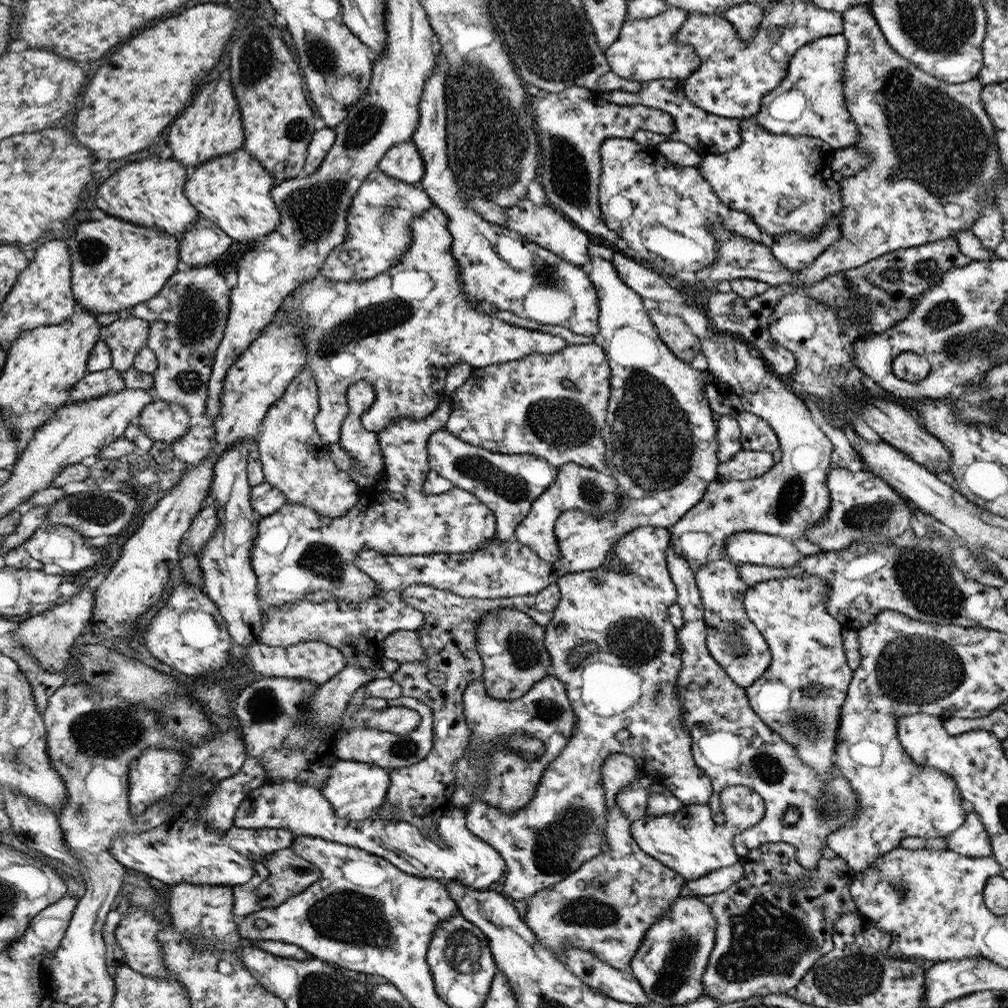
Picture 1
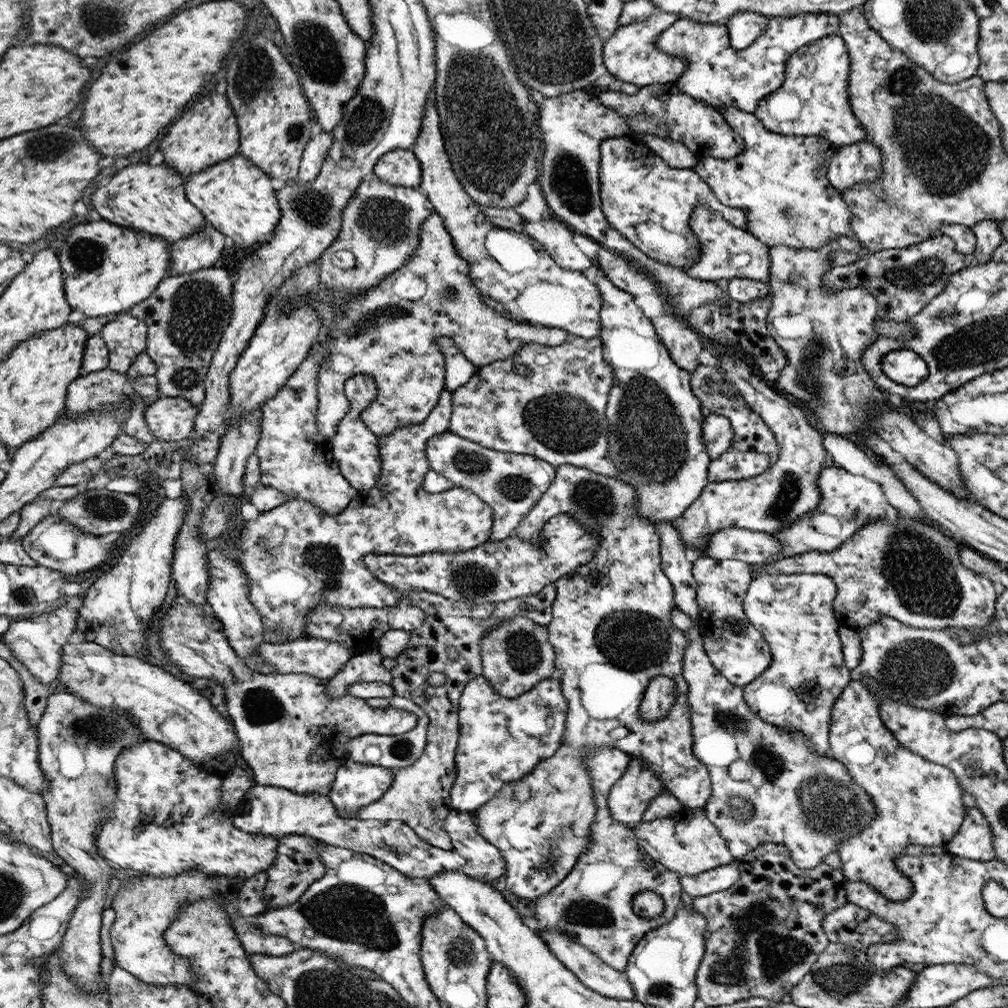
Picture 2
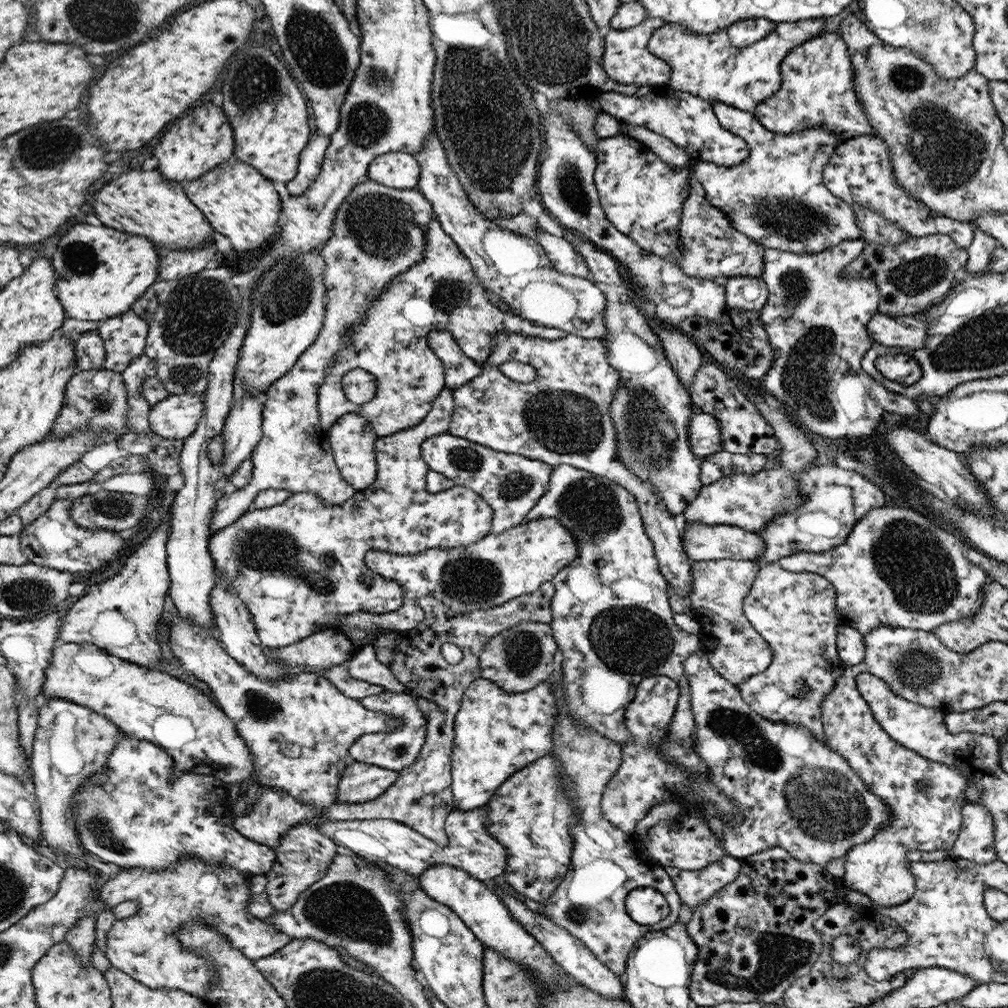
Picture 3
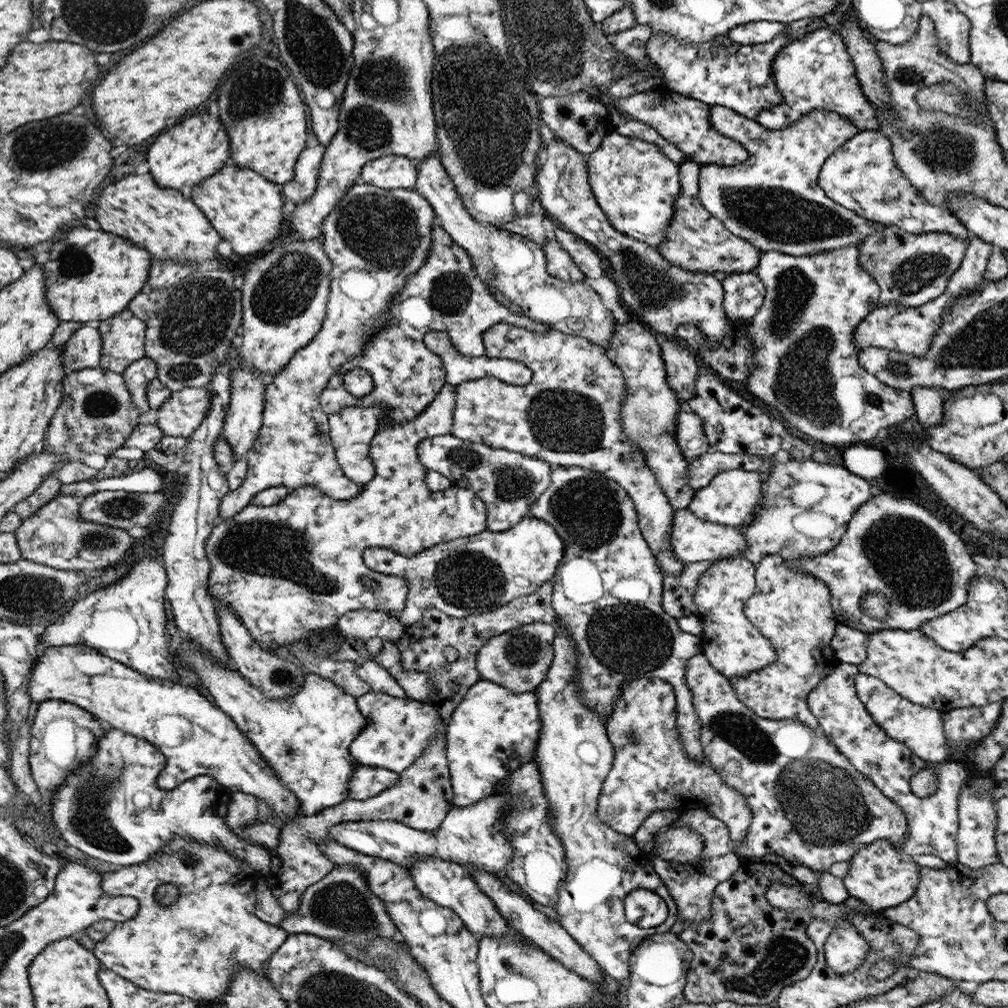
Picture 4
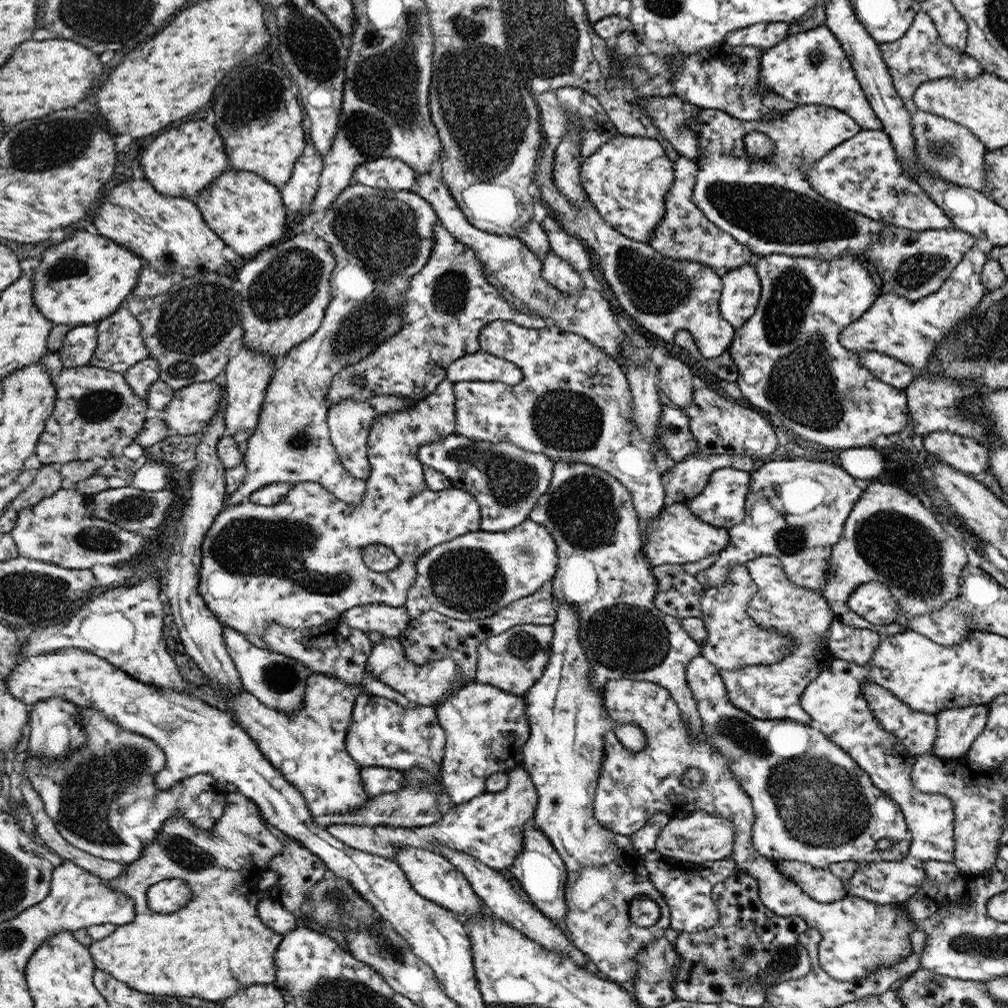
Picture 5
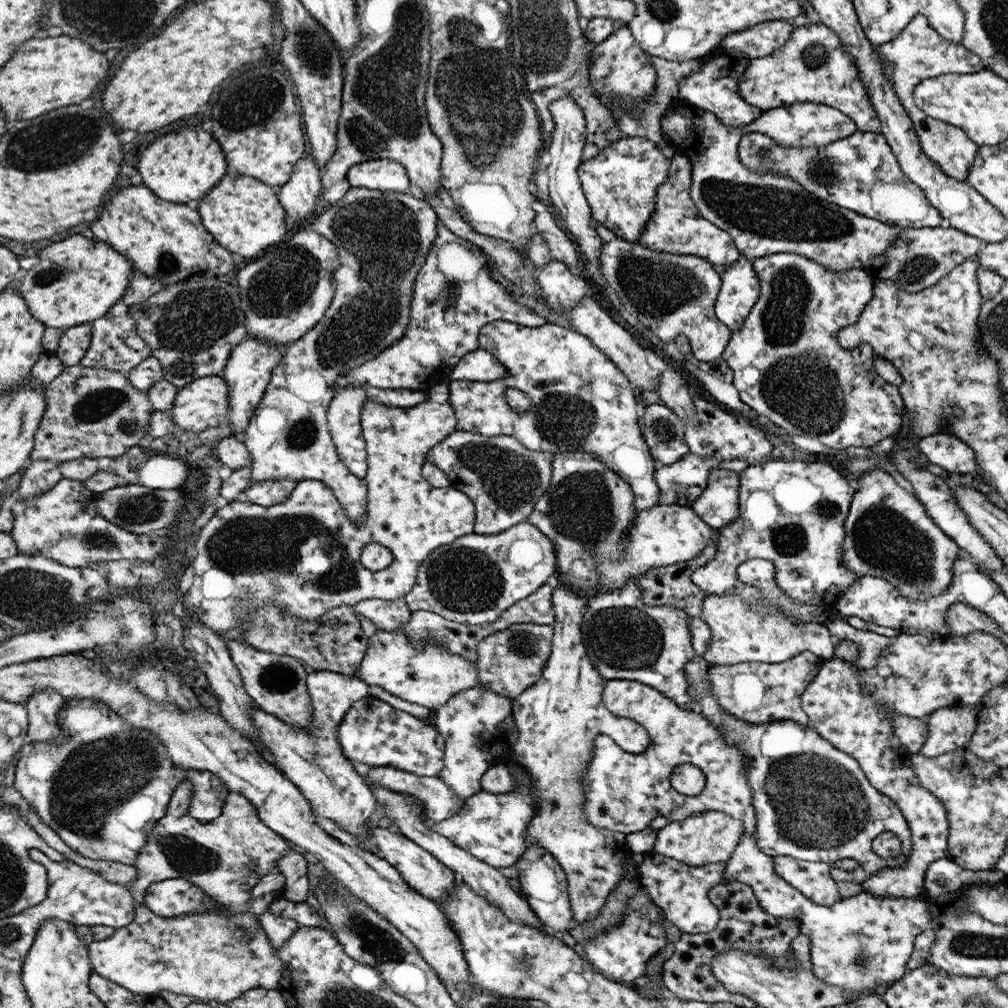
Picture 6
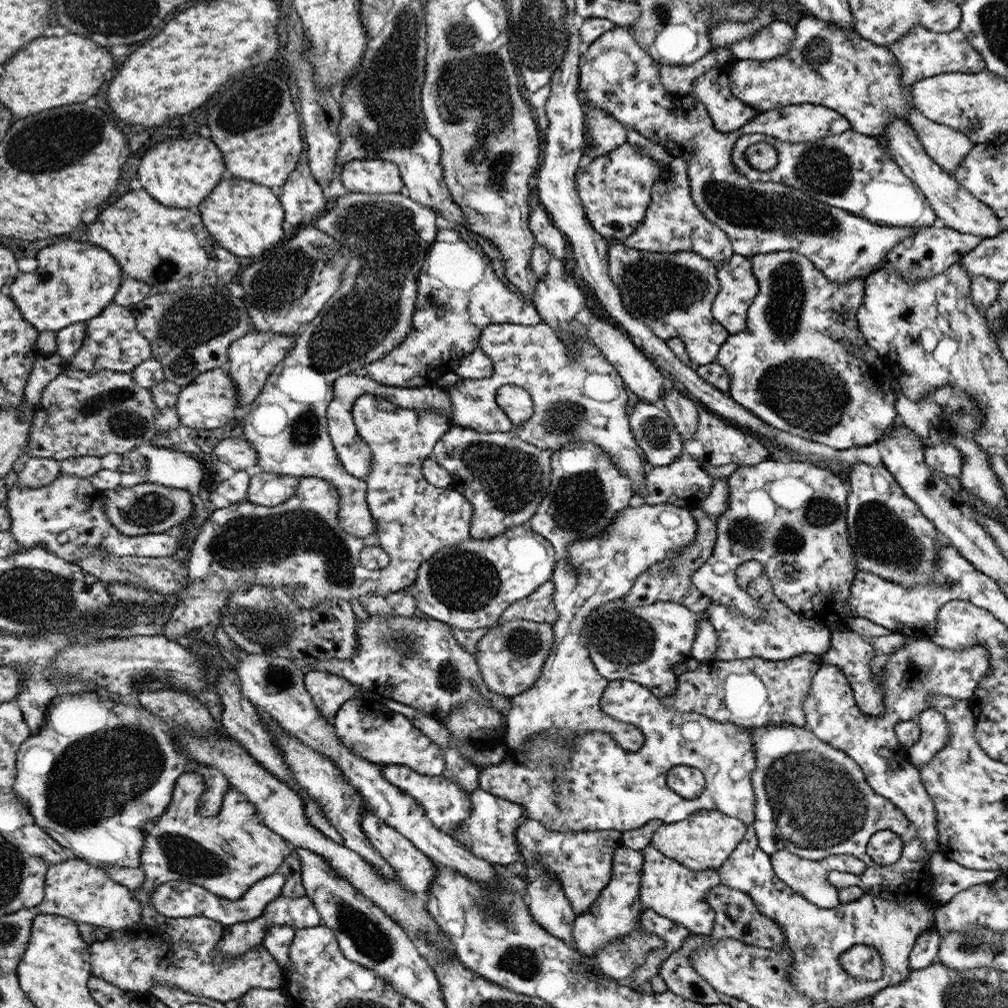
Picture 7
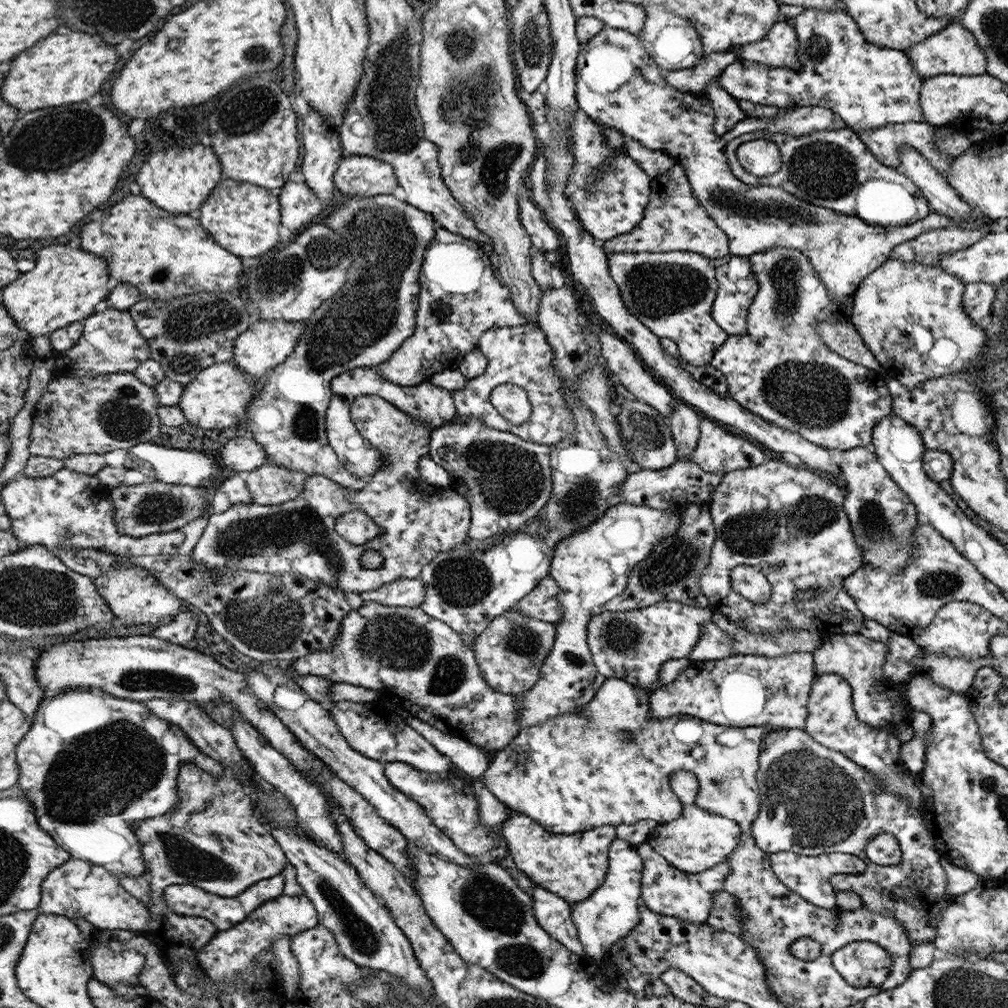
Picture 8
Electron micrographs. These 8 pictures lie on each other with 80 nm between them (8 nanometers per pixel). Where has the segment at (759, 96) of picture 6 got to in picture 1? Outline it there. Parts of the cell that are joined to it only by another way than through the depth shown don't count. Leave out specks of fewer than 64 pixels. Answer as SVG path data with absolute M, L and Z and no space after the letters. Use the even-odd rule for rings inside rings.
M843 34L824 36L802 47L802 52L798 52L798 56L793 56L790 60L788 74L785 76L785 81L781 84L781 87L777 87L761 101L761 110L758 111L754 120L771 133L818 137L820 140L826 141L826 144L829 144L835 150L855 144L859 136L859 128L847 108L847 102L843 94L844 86L842 86L842 75L845 70L844 62L846 61L848 48L849 42L846 41Z

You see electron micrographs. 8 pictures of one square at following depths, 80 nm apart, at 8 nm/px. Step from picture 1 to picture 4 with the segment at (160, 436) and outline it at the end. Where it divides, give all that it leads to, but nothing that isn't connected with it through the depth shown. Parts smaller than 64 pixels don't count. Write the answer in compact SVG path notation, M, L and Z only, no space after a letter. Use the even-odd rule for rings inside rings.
M208 386L172 391L170 400L158 409L158 424L172 436L189 437L204 422L212 407Z

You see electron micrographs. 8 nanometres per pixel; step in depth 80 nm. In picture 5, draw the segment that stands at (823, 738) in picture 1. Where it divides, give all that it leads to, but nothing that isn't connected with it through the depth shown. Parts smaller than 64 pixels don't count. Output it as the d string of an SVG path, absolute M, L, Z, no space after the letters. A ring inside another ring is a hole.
M760 556L745 564L746 569L750 570L750 577L757 584L757 595L749 603L747 612L766 630L792 638L792 649L780 664L746 670L744 682L740 669L720 670L730 704L751 712L758 720L791 720L808 725L812 722L812 716L802 706L801 695L834 660L827 642L829 628L836 613L826 602L822 592L795 586L790 577L786 577L785 566L776 556Z

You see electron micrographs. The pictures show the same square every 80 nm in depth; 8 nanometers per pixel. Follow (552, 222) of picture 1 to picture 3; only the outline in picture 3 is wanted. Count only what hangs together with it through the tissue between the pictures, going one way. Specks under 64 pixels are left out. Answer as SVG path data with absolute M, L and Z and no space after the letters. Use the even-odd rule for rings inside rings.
M540 227L534 238L544 246L553 267L558 272L586 278L589 268L571 242L564 239L564 237L556 237L556 235L552 235Z

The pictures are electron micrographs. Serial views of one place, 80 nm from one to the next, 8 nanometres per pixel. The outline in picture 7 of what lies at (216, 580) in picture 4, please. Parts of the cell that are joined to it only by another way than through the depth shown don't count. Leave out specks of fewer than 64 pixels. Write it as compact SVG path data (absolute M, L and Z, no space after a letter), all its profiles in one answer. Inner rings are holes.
M373 394L362 395L354 403L354 420L358 432L373 448L371 471L365 478L368 481L366 504L374 518L374 535L356 538L341 526L341 492L335 484L324 481L322 477L300 478L300 485L293 499L283 504L266 507L251 502L232 503L228 508L215 510L206 519L192 544L188 556L189 581L184 595L171 612L166 624L166 636L182 635L206 626L219 626L221 610L229 596L240 586L252 581L265 587L294 587L291 590L295 603L311 609L326 599L360 598L364 595L386 596L415 584L421 565L432 559L441 548L464 543L472 536L473 505L457 490L441 490L425 479L422 463L430 458L434 445L453 424L452 418L437 410L410 410L395 405L393 401ZM376 546L389 554L385 568L369 570L360 564L360 554L364 547Z

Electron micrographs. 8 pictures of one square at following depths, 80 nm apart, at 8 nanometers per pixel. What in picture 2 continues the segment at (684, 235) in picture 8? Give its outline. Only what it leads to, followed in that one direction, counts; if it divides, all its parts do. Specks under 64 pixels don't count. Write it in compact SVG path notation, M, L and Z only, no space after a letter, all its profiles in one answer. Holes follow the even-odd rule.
M698 205L693 212L693 232L696 232L697 240L701 241L701 258L697 263L687 268L687 275L703 281L752 279L768 284L772 276L772 261L770 260L768 247L763 241L752 236L745 229L730 224L721 212L716 212L708 205Z

